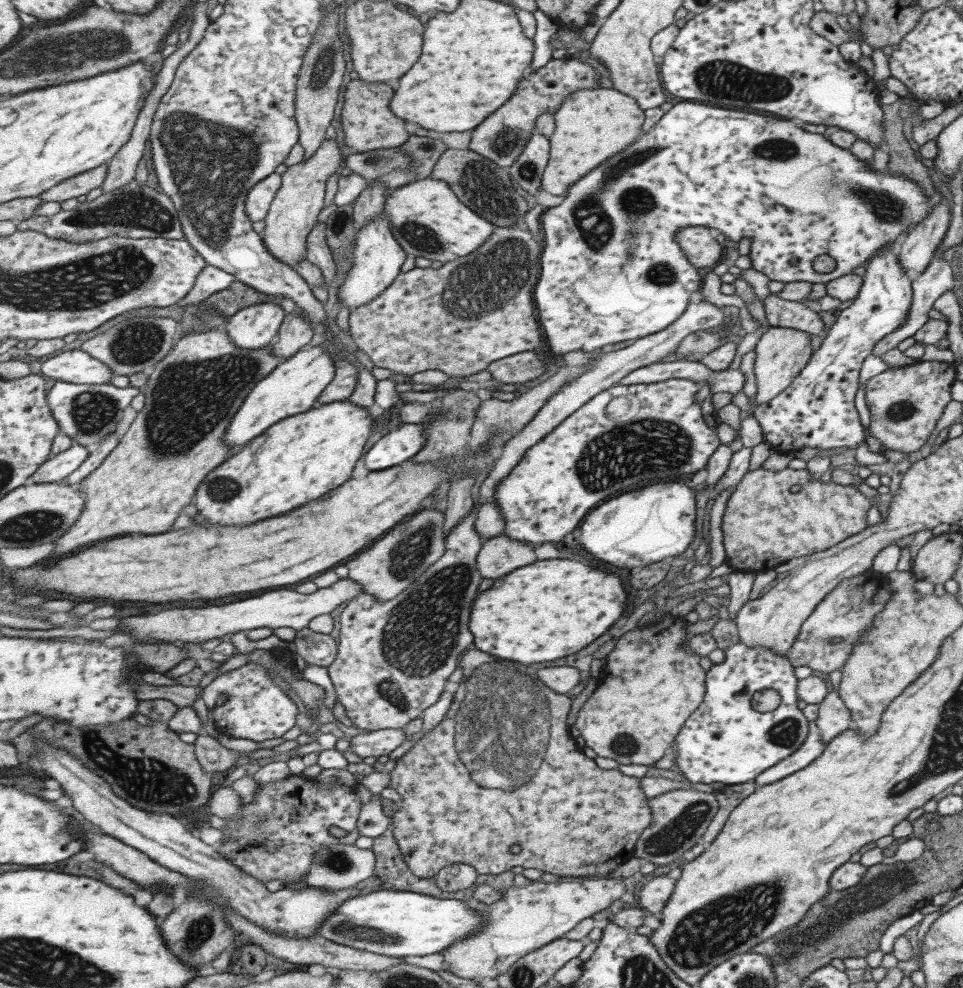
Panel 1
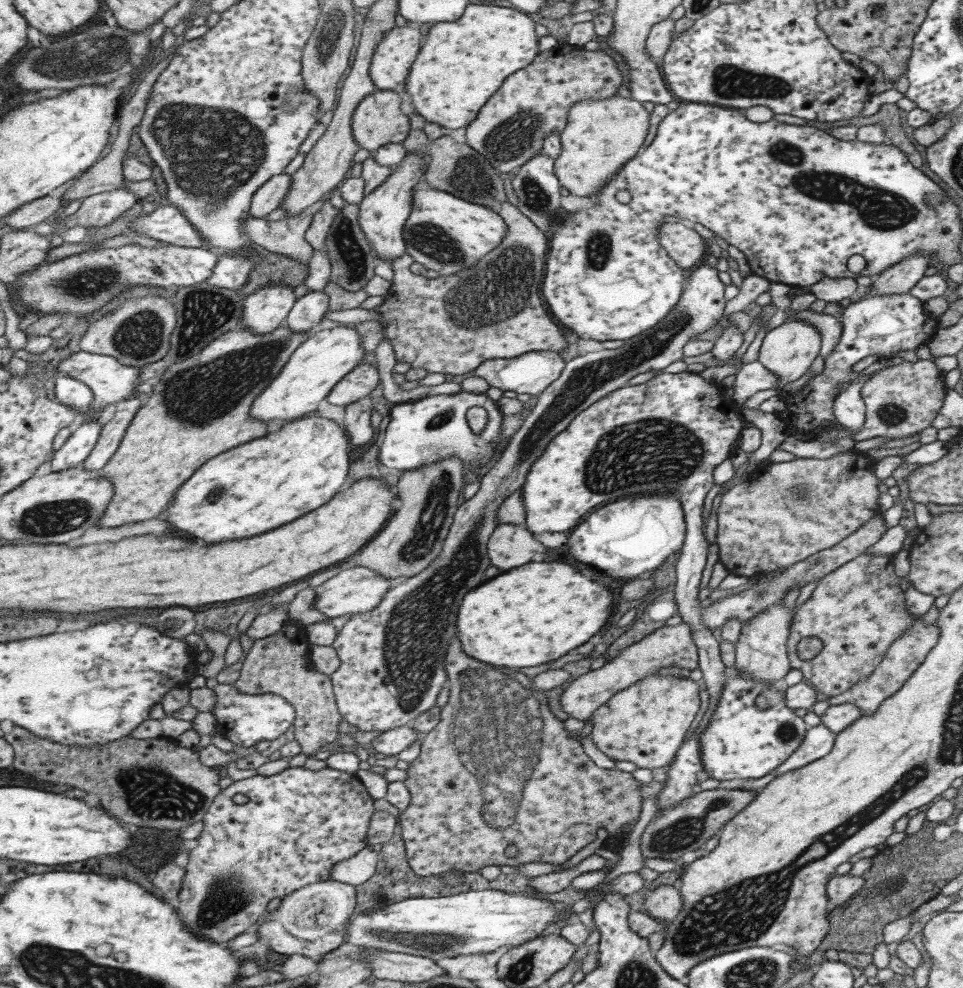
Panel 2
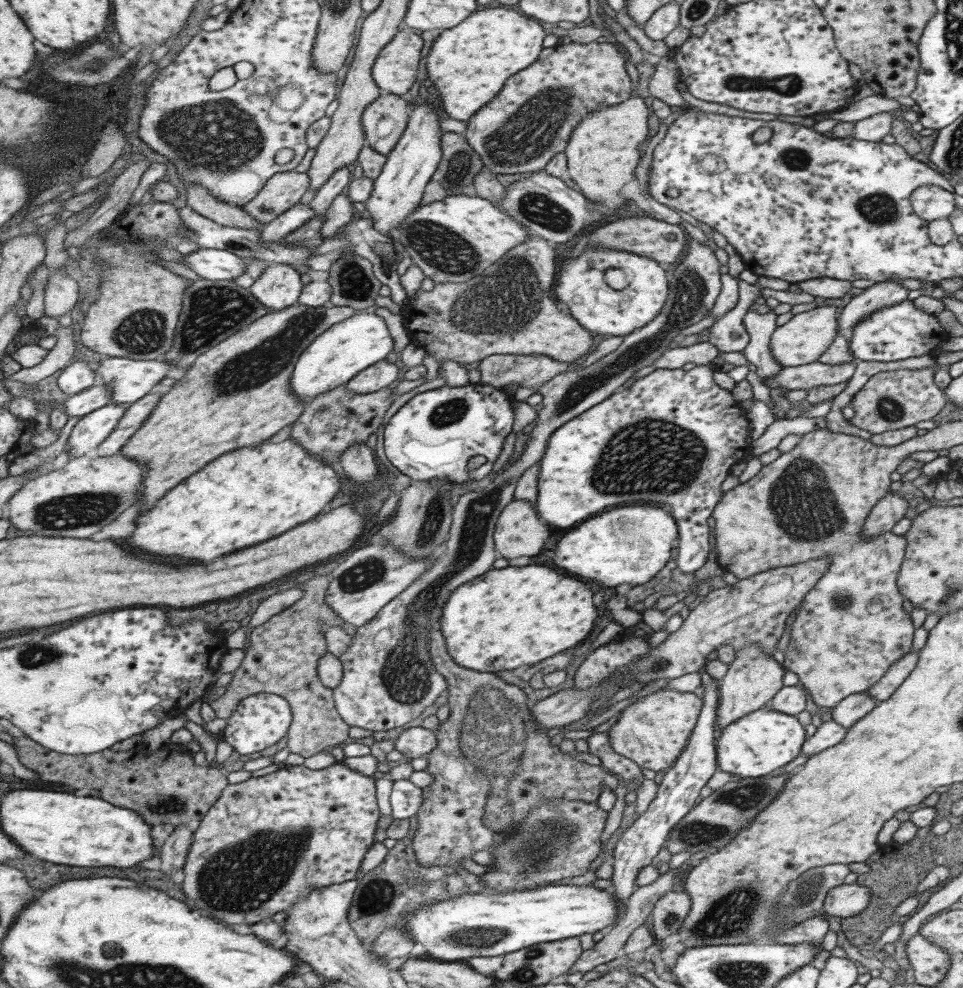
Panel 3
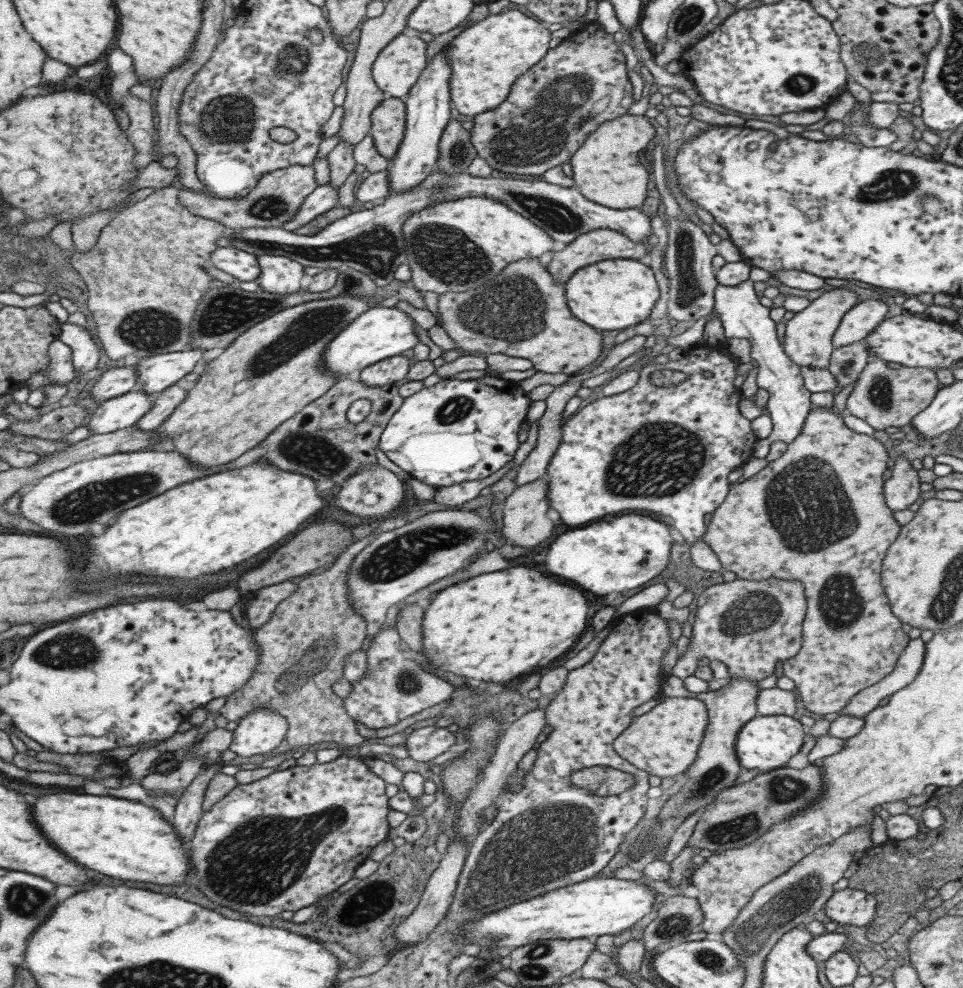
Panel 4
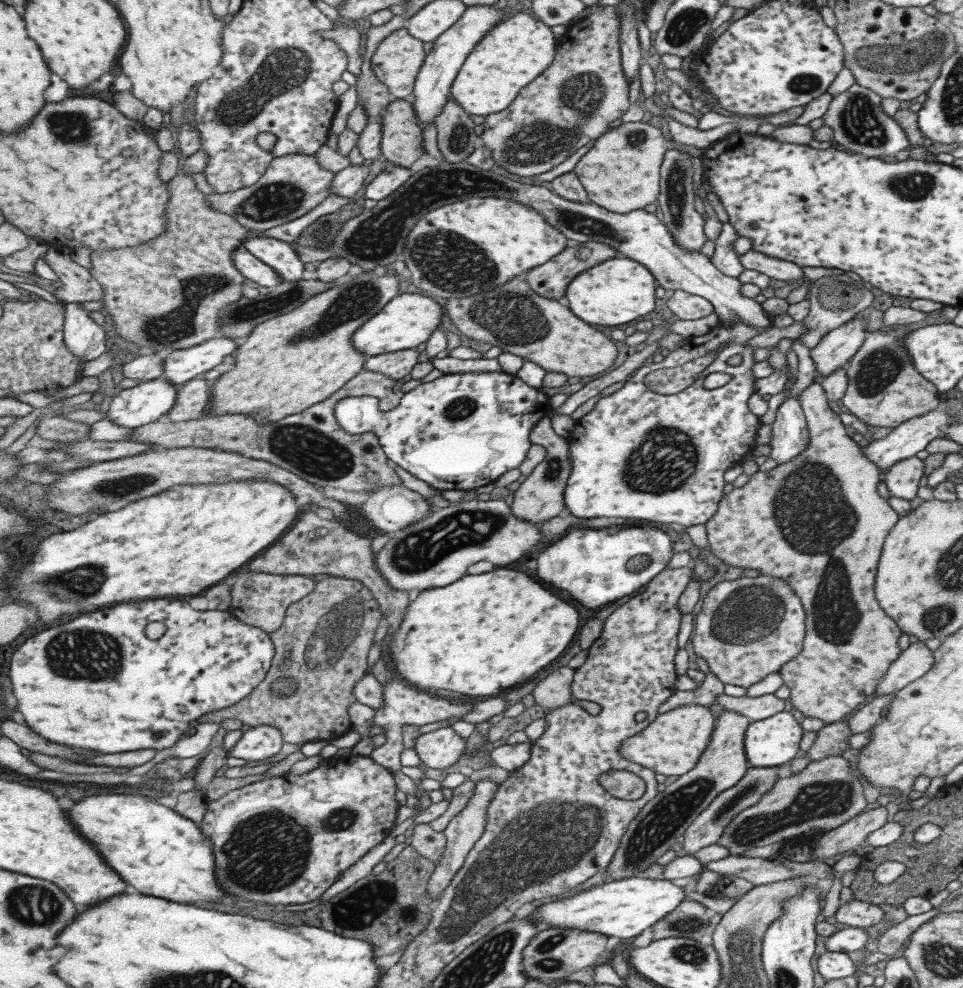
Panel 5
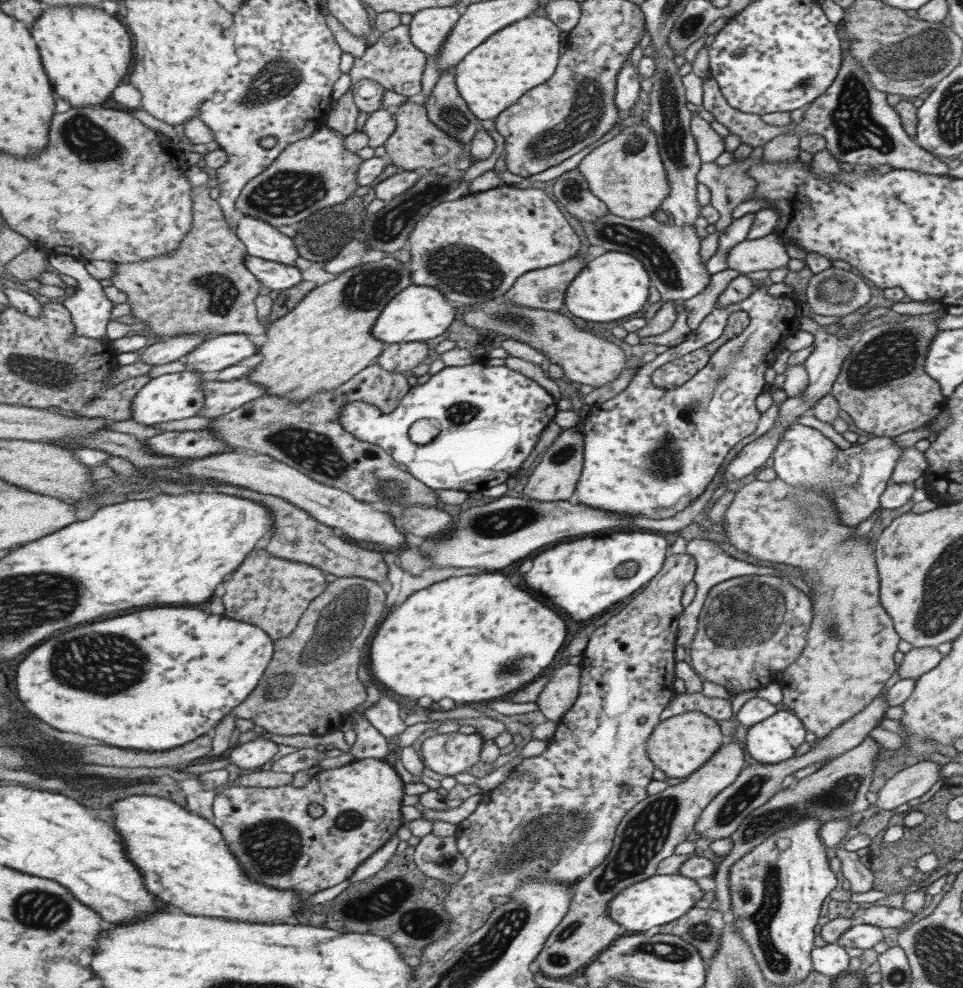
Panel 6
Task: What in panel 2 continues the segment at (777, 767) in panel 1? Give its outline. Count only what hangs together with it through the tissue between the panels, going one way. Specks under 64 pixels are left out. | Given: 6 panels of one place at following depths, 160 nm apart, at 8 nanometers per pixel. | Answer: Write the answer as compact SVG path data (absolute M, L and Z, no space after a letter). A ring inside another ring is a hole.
M821 723L813 728L808 727L800 745L773 771L779 776L825 756L833 746L835 736Z

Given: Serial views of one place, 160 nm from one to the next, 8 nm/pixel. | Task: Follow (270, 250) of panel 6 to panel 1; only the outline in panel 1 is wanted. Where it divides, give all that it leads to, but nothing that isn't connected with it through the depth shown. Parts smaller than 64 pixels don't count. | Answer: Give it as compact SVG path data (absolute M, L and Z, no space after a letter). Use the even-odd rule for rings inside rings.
M277 303L252 304L234 314L224 329L239 348L263 349L278 333L285 315Z

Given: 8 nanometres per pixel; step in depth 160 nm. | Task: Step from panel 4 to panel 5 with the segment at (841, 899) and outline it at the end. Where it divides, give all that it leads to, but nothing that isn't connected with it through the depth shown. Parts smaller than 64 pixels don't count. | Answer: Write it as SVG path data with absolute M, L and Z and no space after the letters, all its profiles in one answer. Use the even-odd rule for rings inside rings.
M851 899L851 901L841 902L838 909L834 912L835 920L846 924L848 927L860 929L869 928L877 922L881 922L884 917L883 911L877 905L869 904L864 901Z

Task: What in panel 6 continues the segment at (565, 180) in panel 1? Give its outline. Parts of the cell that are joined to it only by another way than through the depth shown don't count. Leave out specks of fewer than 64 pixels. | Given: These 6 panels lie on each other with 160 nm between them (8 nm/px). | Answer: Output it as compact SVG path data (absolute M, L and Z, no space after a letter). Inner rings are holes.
M627 121L619 134L585 155L576 170L585 178L589 192L605 204L609 213L627 220L651 216L670 191L655 135L641 121Z

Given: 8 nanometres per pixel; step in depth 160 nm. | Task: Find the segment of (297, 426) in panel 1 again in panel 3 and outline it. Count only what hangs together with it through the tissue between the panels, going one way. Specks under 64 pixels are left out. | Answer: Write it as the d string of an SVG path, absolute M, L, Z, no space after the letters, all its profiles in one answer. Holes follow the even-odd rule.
M292 437L277 443L265 440L257 445L234 450L210 462L203 470L172 488L152 509L141 512L137 517L137 530L127 538L127 546L163 558L211 562L219 556L279 536L318 514L331 498L343 491L335 475L328 464L308 454Z

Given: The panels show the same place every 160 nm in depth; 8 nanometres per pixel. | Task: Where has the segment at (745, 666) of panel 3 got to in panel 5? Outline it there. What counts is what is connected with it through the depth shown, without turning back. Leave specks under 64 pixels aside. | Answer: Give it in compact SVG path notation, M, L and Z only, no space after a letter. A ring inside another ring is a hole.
M726 710L720 714L711 731L709 742L699 755L695 766L648 800L629 821L607 866L607 880L637 877L638 872L656 864L657 858L663 856L675 842L674 838L684 834L691 821L705 810L713 798L740 780L749 767L743 750L743 736L748 724L749 721L737 712Z

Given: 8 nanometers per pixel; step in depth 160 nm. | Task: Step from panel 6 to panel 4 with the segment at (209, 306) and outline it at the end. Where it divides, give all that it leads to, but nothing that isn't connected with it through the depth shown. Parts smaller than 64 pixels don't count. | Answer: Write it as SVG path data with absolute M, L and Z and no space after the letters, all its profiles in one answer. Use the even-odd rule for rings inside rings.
M168 186L163 189L155 191L151 196L145 200L125 208L123 212L119 212L117 216L102 230L99 236L97 245L89 252L81 253L75 252L72 256L72 265L79 271L79 274L84 278L89 289L90 296L88 301L88 308L96 323L95 332L99 338L104 351L109 359L121 360L125 356L136 356L139 359L157 356L159 354L167 354L170 352L181 352L192 344L194 336L191 330L192 322L197 314L198 306L201 304L203 297L212 289L213 276L205 270L207 265L213 265L212 255L219 249L219 240L225 236L226 224L219 221L214 221L208 218L203 218L201 215L196 215L189 210L180 201L181 188L177 186Z

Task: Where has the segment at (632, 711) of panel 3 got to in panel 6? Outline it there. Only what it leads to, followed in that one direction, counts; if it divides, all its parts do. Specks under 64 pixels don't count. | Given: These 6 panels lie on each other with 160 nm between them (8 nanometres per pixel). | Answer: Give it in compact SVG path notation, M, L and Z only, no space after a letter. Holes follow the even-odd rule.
M689 710L659 721L645 740L646 753L649 760L664 772L666 777L686 778L709 760L725 739L713 719L696 710Z

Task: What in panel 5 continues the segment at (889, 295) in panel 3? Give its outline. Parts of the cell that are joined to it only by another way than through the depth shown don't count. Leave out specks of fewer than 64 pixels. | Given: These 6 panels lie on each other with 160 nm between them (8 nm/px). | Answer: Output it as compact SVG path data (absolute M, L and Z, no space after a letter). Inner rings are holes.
M855 315L843 325L823 334L809 351L811 362L815 364L815 374L825 379L840 366L844 366L863 342L863 326L865 319Z

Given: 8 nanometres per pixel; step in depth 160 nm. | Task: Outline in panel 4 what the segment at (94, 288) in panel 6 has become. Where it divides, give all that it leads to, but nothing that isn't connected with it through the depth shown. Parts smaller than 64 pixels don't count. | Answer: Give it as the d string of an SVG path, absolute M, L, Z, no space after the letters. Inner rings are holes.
M65 321L60 339L72 348L72 363L80 374L97 368L101 360L101 348L85 325Z

